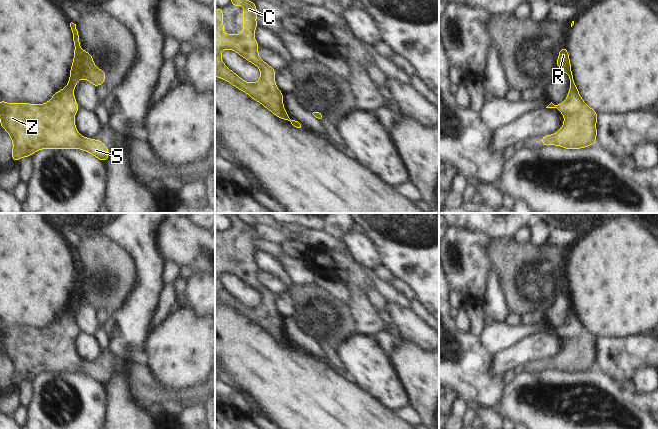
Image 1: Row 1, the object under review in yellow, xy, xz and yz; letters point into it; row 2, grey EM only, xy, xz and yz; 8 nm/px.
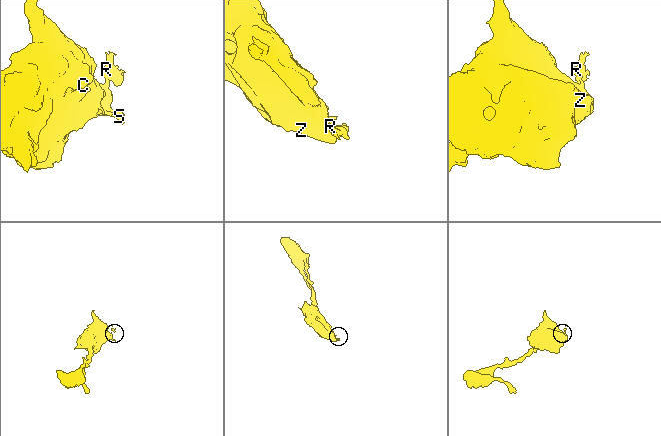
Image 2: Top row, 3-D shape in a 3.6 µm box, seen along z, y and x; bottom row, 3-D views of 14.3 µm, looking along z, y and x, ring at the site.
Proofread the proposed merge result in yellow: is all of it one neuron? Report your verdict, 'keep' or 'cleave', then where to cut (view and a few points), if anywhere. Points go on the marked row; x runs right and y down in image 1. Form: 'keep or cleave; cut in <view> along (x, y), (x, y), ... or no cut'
cleave; cut in xy along (65, 87), (72, 89)

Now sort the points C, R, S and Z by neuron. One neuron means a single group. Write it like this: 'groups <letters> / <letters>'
groups C S Z / R

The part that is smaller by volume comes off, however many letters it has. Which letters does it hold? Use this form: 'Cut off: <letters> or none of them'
Cut off: R.

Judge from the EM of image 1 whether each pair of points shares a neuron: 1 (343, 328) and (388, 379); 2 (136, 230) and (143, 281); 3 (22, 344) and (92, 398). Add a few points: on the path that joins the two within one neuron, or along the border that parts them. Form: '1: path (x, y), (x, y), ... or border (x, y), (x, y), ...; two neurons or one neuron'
1: border (351, 335), (343, 340), (336, 350); two neurons
2: path (138, 243), (143, 252), (143, 268); one neuron
3: border (83, 373), (38, 373), (36, 375); two neurons

